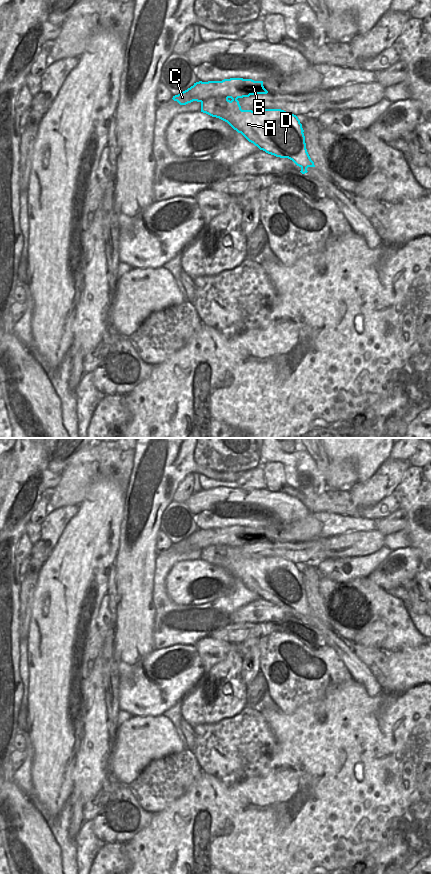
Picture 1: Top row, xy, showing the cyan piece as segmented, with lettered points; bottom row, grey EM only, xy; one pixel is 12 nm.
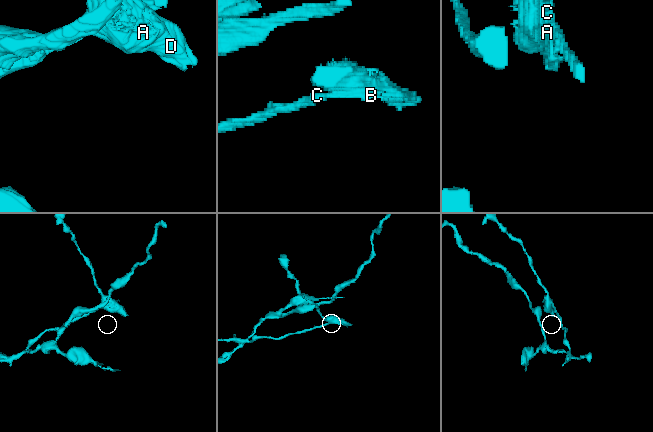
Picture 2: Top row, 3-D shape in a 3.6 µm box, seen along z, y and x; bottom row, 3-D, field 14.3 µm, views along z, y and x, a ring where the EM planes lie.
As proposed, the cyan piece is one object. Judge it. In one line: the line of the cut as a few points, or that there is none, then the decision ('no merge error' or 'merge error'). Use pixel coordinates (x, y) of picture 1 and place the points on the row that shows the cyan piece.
xy (250, 94), (232, 87), (221, 96), (208, 97), (201, 102) | merge error

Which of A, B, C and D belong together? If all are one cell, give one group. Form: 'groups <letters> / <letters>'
groups A D / B C

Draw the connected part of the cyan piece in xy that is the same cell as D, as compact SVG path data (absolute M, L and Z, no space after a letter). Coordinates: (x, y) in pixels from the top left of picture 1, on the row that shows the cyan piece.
M233 87L222 97L212 97L202 101L201 112L227 122L260 150L276 157L292 160L301 168L302 174L308 172L308 167L315 167L307 152L304 130L298 117L281 109L242 110L237 99L249 96L249 93L238 87Z

